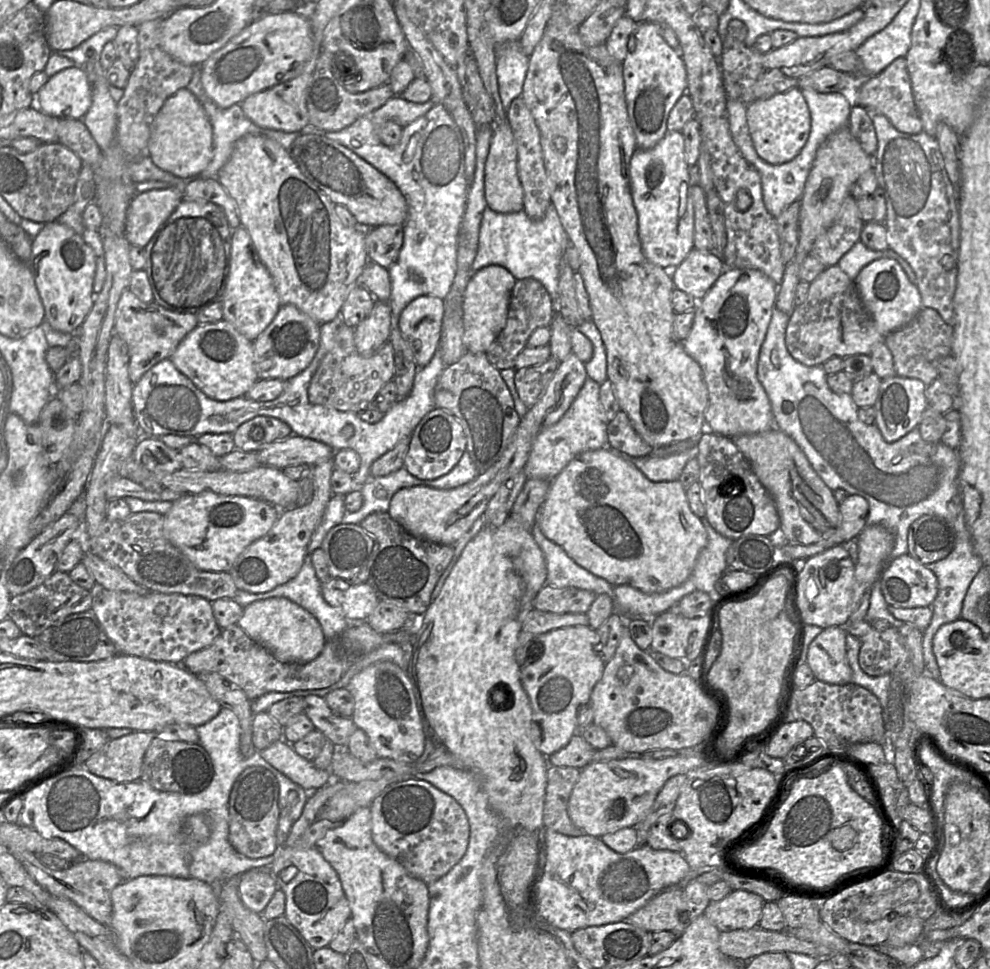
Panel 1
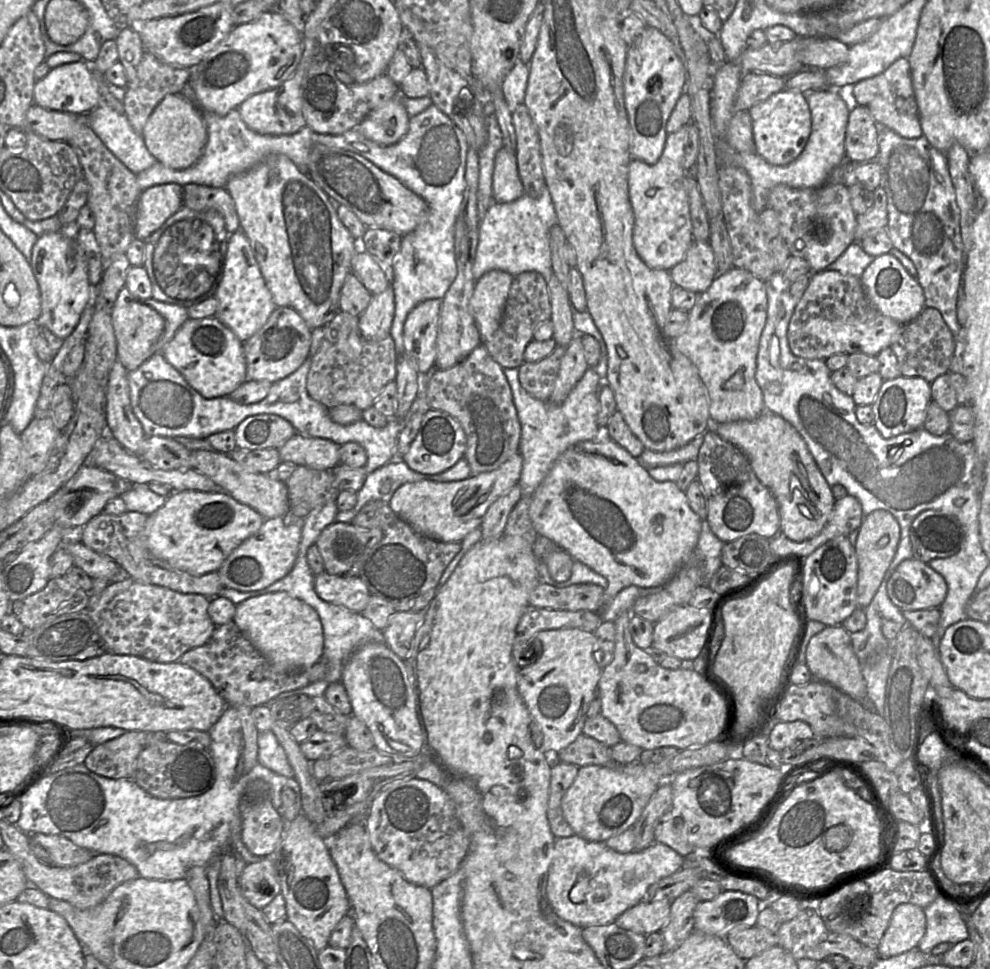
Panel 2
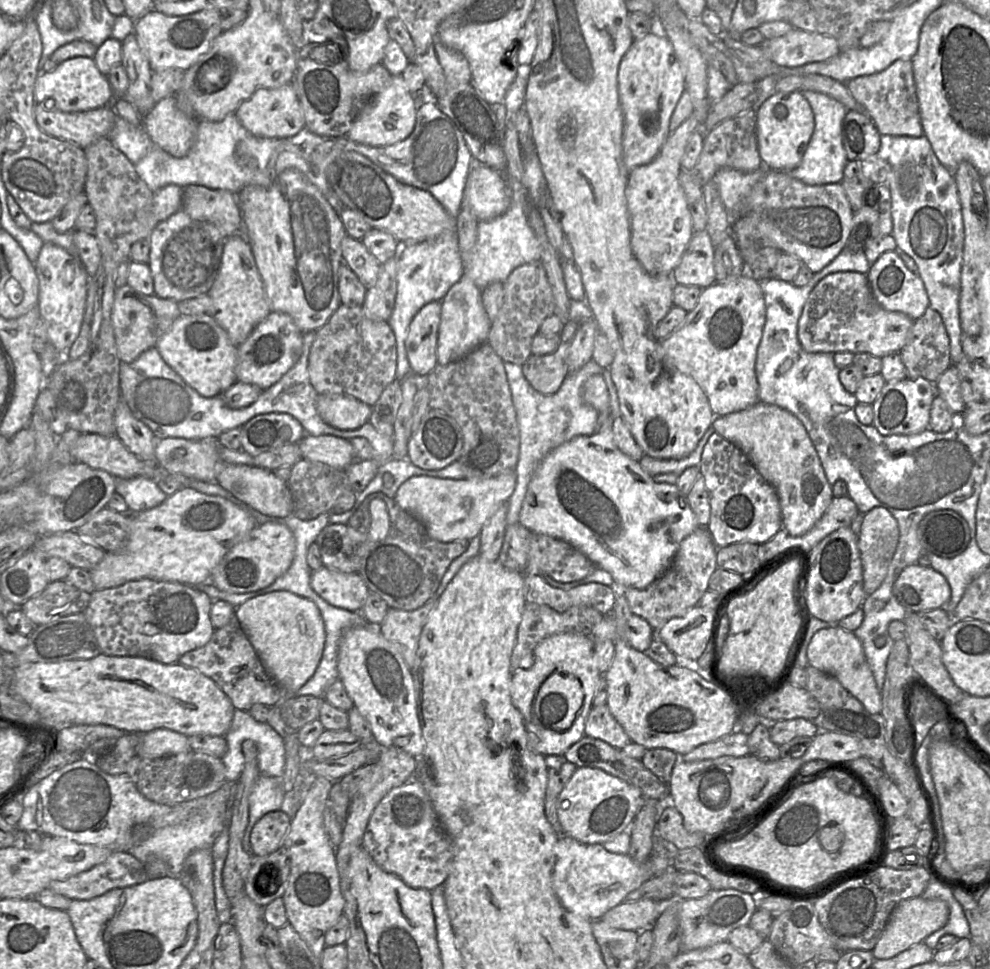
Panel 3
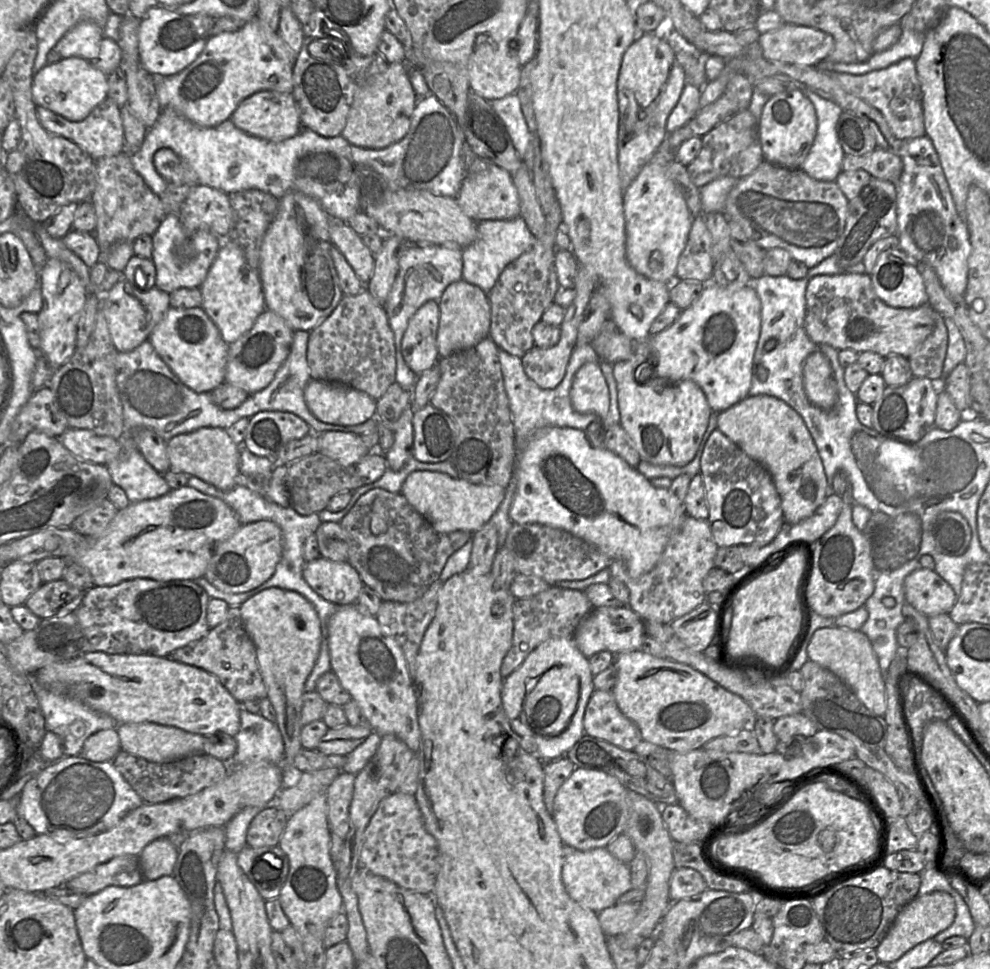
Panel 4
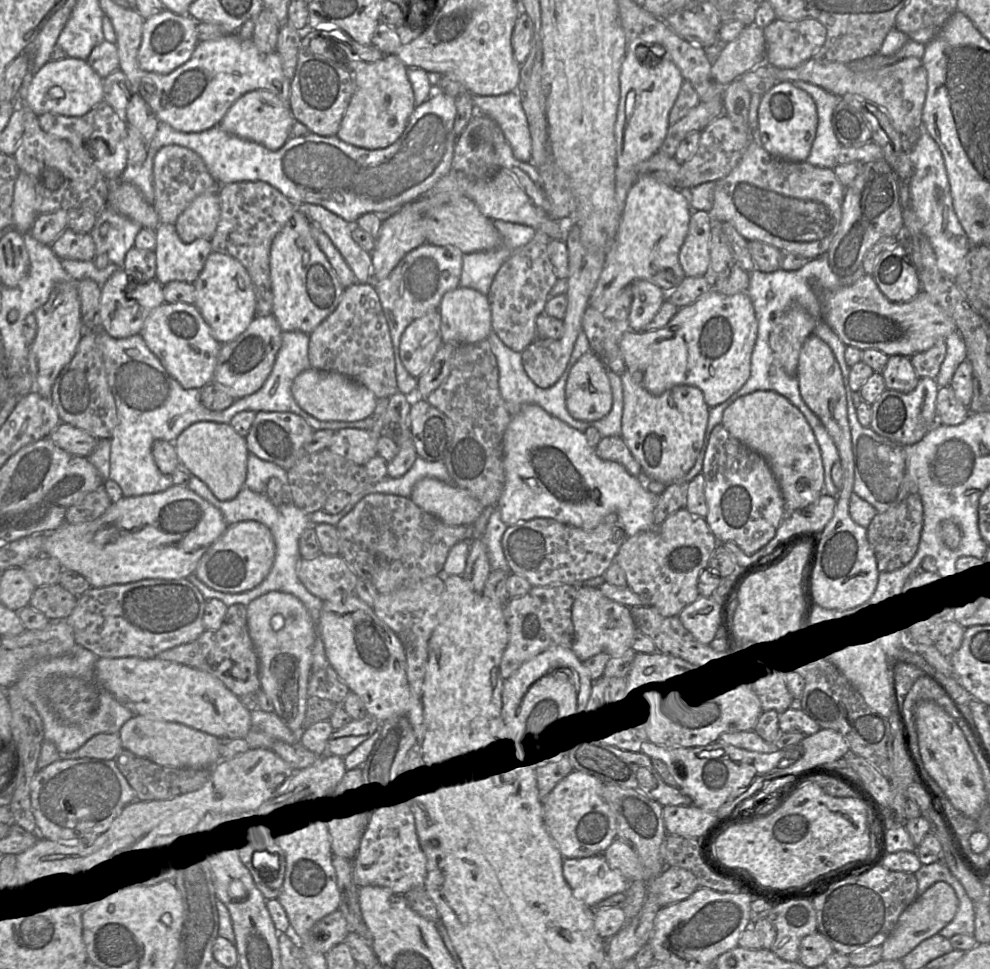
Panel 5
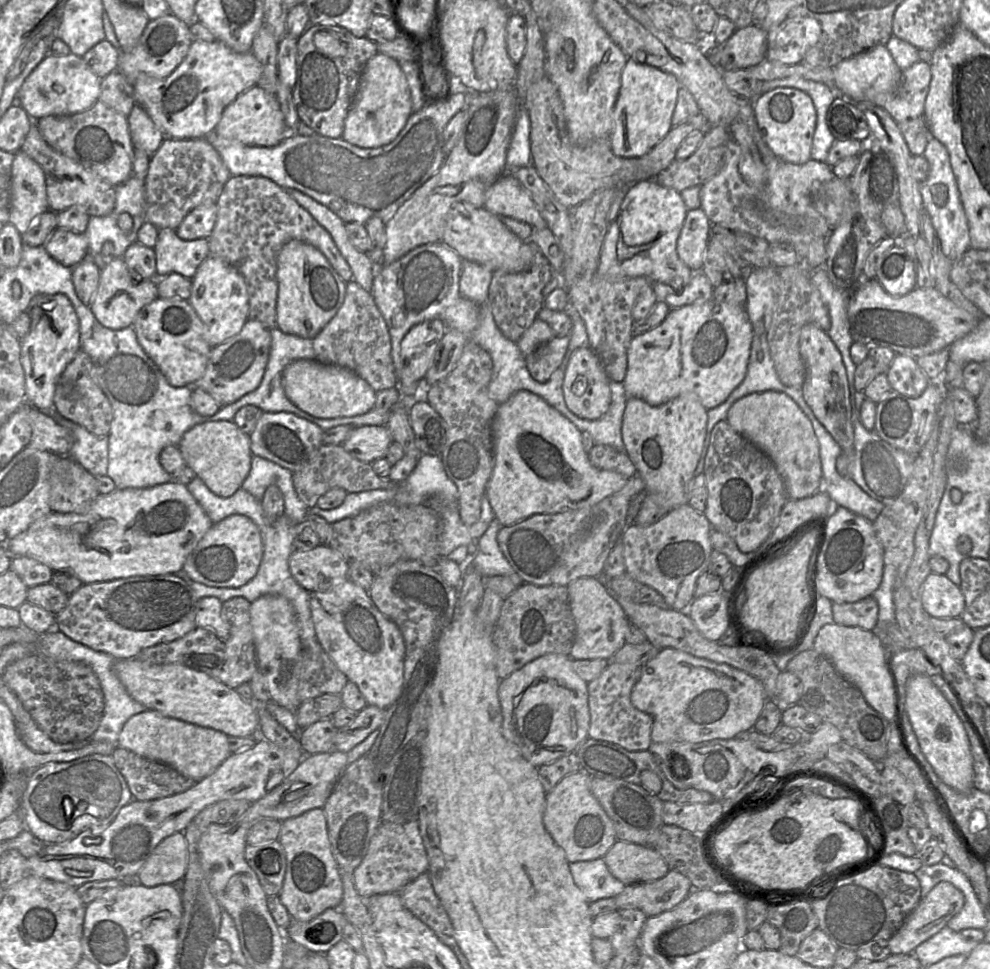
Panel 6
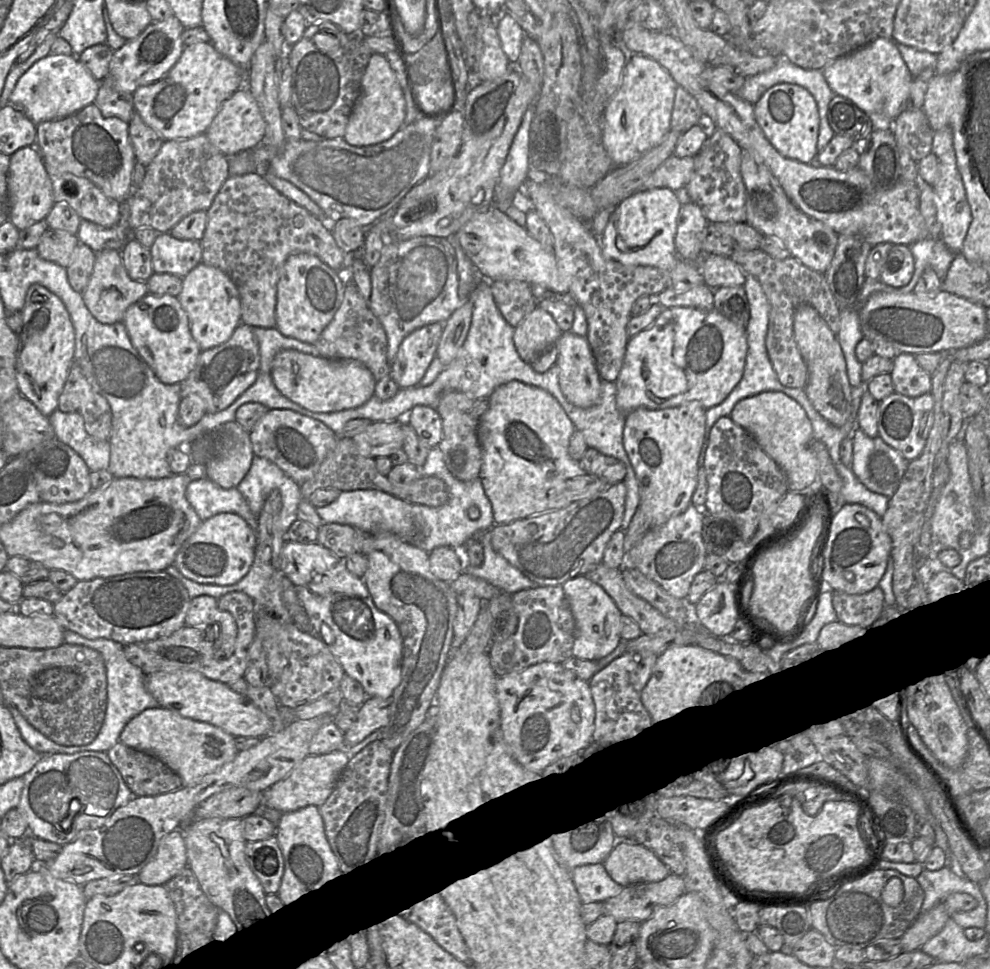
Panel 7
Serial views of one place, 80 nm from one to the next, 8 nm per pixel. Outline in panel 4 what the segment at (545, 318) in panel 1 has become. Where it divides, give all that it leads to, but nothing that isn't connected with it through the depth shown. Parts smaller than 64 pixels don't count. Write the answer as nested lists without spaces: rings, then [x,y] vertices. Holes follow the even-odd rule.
[[[546,226],[546,233],[535,240],[534,245],[517,259],[509,263],[499,275],[495,285],[488,293],[490,304],[490,330],[489,338],[497,345],[513,356],[522,358],[533,346],[533,327],[541,320],[543,313],[555,303],[555,295],[560,287],[555,269],[555,235],[551,234]]]

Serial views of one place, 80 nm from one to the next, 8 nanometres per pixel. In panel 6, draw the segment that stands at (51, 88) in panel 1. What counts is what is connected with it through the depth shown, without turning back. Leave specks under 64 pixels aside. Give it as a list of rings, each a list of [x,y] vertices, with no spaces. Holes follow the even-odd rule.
[[[69,53],[63,56],[48,54],[23,82],[17,103],[35,121],[45,116],[73,115],[92,107],[100,97],[101,78],[82,57]]]

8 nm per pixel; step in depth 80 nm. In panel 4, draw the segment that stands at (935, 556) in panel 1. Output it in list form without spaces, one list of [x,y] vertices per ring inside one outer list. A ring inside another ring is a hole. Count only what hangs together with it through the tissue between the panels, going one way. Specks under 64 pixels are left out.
[[[941,512],[933,522],[933,537],[937,550],[949,556],[961,556],[969,547],[971,529],[958,512]]]

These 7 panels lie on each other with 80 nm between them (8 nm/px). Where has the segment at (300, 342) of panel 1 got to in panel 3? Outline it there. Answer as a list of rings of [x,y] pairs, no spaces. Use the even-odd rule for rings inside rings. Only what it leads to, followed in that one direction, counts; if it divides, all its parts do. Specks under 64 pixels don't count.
[[[272,311],[248,336],[237,346],[235,374],[238,382],[255,385],[266,390],[278,382],[298,361],[302,354],[303,333],[290,316]]]

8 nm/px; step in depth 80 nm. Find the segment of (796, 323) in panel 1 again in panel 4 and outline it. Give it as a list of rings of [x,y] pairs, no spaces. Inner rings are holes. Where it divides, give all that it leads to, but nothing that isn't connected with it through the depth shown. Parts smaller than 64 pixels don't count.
[[[842,273],[813,277],[806,289],[804,329],[816,344],[827,344],[837,350],[852,349],[858,353],[871,351],[886,358],[892,354],[909,357],[932,333],[937,313],[929,303],[915,308],[894,308],[885,304],[875,293],[870,274]]]

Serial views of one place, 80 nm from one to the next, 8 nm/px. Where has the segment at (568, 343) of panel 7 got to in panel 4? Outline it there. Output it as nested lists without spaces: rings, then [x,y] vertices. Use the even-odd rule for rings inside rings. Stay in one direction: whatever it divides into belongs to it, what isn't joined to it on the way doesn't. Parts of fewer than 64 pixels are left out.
[[[587,362],[576,372],[570,390],[572,407],[604,419],[610,409],[610,393],[600,363]]]

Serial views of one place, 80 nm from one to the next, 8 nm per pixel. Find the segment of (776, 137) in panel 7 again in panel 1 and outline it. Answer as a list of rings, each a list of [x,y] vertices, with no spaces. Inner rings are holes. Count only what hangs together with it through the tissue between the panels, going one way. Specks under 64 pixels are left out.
[[[799,87],[775,94],[767,99],[754,100],[747,107],[747,124],[757,154],[769,164],[784,164],[793,160],[805,146],[811,130],[811,116]]]

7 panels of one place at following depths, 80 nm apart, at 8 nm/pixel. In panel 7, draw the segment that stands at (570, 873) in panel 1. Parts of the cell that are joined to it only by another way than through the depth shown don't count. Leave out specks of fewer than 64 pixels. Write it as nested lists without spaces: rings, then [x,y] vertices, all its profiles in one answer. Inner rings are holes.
[[[603,863],[577,866],[571,870],[571,877],[582,904],[604,903],[624,888],[609,876]]]

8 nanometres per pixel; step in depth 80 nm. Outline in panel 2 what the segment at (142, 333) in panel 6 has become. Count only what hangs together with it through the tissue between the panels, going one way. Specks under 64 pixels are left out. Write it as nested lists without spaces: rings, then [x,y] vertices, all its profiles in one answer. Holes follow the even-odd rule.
[[[216,317],[188,318],[161,354],[206,399],[229,396],[247,380],[243,343]]]

